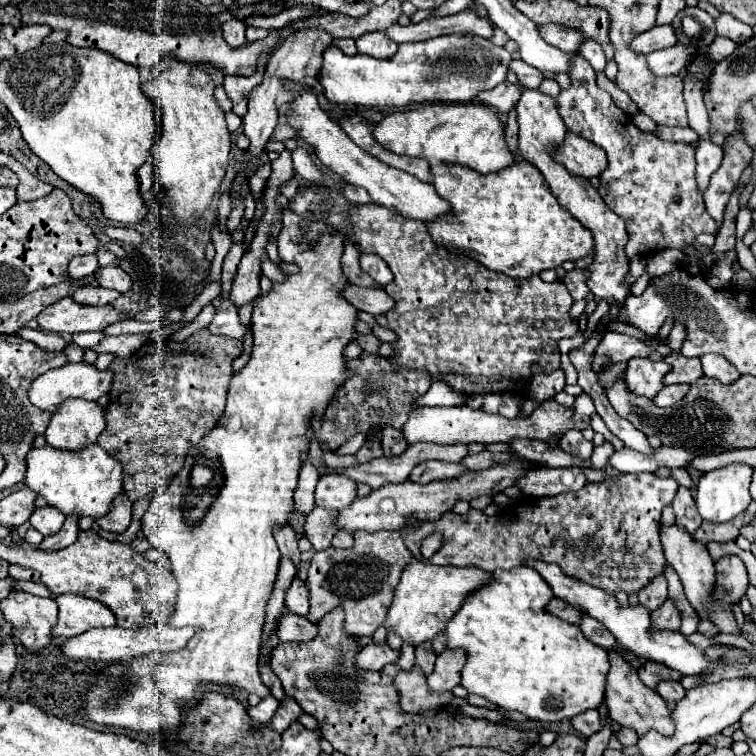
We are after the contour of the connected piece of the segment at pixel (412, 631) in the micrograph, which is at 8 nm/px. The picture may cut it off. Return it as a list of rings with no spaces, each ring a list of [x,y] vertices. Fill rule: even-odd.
[[[410,560],[410,564],[404,568],[400,584],[394,590],[394,600],[388,608],[384,628],[388,632],[398,634],[404,642],[410,642],[412,646],[418,646],[422,642],[428,642],[436,638],[452,618],[452,614],[458,610],[462,600],[486,584],[490,580],[490,574],[486,574],[480,568],[456,568],[456,566],[436,566],[430,562]]]

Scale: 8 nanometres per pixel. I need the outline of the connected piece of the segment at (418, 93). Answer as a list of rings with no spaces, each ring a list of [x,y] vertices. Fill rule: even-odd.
[[[446,34],[428,42],[414,42],[398,46],[398,52],[388,60],[376,60],[372,56],[346,56],[338,48],[324,50],[324,64],[320,68],[320,84],[330,102],[336,104],[362,104],[362,106],[394,106],[406,108],[424,102],[470,102],[480,90],[490,90],[506,80],[508,64],[512,56],[500,46],[494,46],[488,38]]]

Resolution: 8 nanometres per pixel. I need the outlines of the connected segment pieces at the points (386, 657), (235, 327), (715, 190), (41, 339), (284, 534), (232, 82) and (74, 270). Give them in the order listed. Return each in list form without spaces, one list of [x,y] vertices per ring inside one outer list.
[[[368,644],[356,654],[356,666],[365,671],[379,671],[385,665],[395,663],[397,659],[398,652],[394,652],[388,644]]]
[[[222,300],[222,304],[216,308],[214,320],[208,324],[208,330],[212,334],[220,334],[234,340],[244,340],[250,334],[250,328],[244,326],[238,318],[238,306],[234,306],[230,300]]]
[[[736,130],[736,134],[730,134],[724,142],[724,160],[722,166],[712,174],[710,186],[704,192],[706,212],[716,220],[716,226],[722,228],[724,222],[724,210],[728,204],[728,198],[732,190],[736,188],[742,170],[752,162],[752,148],[746,144],[742,132]]]
[[[28,327],[20,328],[16,332],[20,337],[28,341],[33,341],[38,347],[48,352],[59,352],[66,347],[67,342],[58,335],[33,330]]]
[[[286,522],[282,526],[276,526],[274,528],[274,536],[276,536],[276,542],[278,542],[278,548],[284,556],[290,556],[294,562],[300,560],[300,552],[298,552],[298,542],[294,538],[294,530],[292,526]]]
[[[264,53],[260,55],[257,66],[258,72],[254,76],[248,76],[248,78],[242,78],[242,76],[226,76],[224,78],[224,90],[226,90],[228,98],[234,104],[234,108],[232,108],[234,114],[238,114],[238,116],[244,116],[246,114],[248,96],[262,82],[262,76],[264,76],[269,59],[269,54]]]
[[[84,254],[84,256],[76,256],[72,258],[72,262],[68,264],[68,274],[72,280],[80,280],[90,276],[94,270],[98,268],[98,260],[94,254]]]

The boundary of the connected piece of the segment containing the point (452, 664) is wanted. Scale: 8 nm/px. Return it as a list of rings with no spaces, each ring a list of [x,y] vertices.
[[[444,650],[438,654],[436,668],[428,676],[428,688],[432,692],[446,692],[460,684],[460,670],[464,666],[464,650]]]

